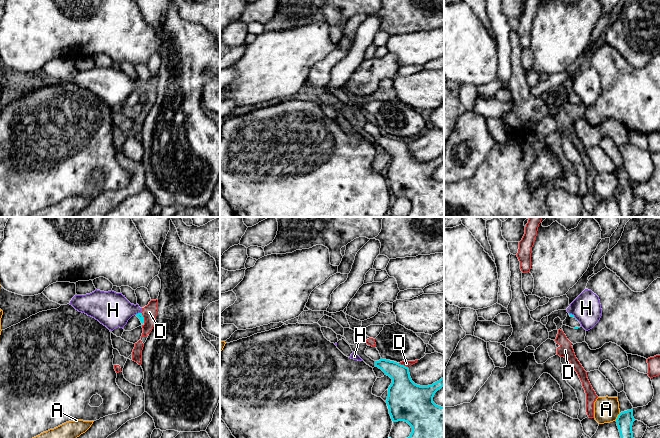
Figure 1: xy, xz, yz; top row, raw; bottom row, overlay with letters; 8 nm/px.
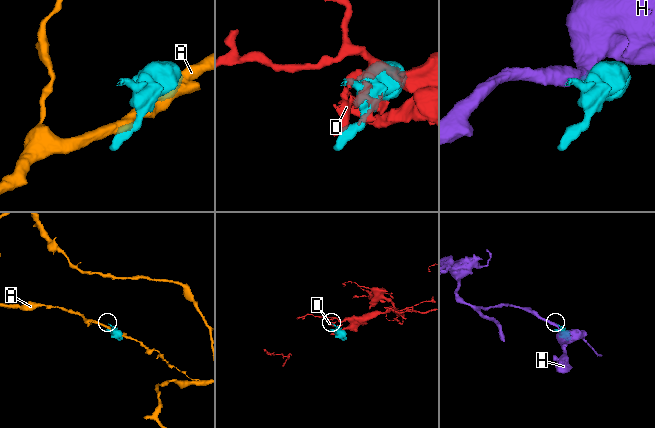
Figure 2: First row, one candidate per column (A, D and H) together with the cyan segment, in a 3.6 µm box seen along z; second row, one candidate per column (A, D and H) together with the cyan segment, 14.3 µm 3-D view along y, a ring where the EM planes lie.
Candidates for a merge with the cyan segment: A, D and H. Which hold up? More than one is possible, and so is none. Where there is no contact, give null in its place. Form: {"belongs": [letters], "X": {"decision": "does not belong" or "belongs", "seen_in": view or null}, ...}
{"belongs": [], "A": {"decision": "does not belong", "seen_in": "yz"}, "D": {"decision": "does not belong", "seen_in": "xz"}, "H": {"decision": "does not belong", "seen_in": "yz"}}

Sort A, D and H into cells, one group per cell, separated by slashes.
A / D / H

